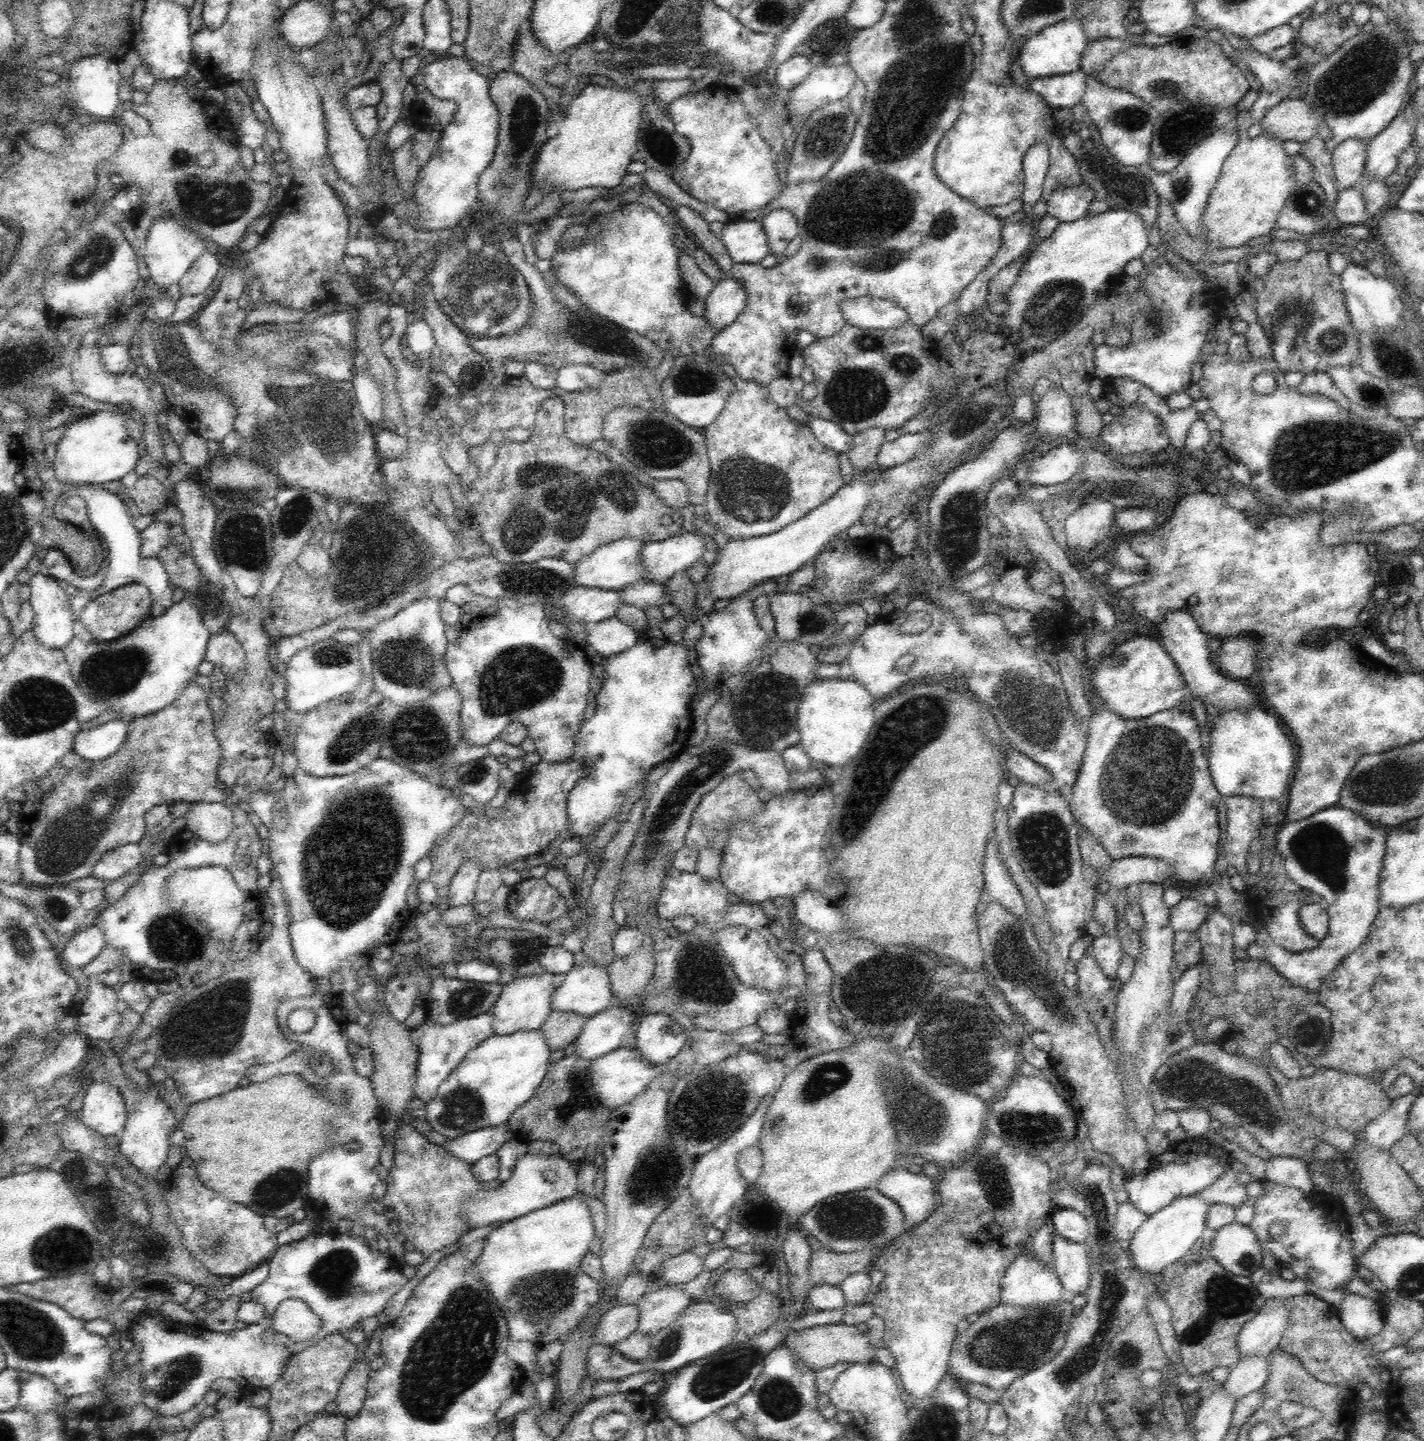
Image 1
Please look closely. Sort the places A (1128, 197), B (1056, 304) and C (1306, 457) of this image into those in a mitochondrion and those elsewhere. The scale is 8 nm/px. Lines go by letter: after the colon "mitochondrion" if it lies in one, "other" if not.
A: other
B: mitochondrion
C: mitochondrion

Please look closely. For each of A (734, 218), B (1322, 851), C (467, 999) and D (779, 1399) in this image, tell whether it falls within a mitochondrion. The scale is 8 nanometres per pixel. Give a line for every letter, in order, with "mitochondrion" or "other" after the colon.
A: other
B: mitochondrion
C: mitochondrion
D: mitochondrion

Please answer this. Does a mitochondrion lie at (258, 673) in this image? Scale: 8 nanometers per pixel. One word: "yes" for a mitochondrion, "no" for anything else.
no

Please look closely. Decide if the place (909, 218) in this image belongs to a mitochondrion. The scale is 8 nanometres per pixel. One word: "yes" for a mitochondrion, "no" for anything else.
yes

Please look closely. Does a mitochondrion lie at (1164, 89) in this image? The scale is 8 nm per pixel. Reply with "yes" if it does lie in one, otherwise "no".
yes

